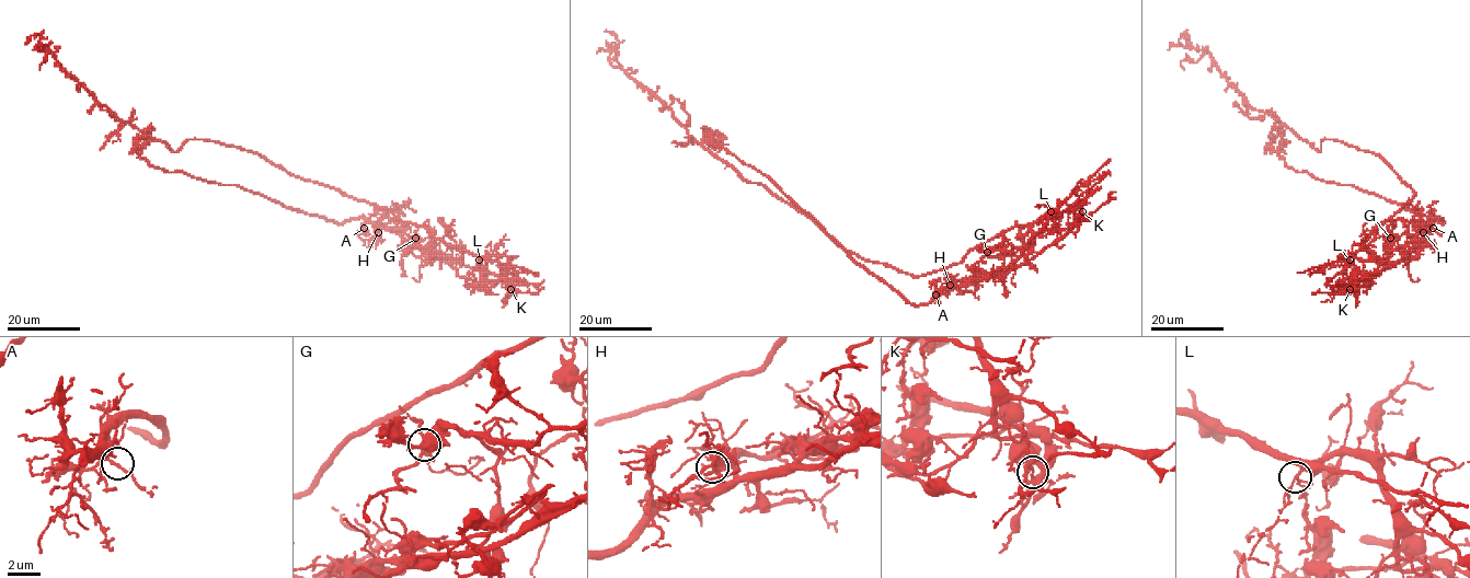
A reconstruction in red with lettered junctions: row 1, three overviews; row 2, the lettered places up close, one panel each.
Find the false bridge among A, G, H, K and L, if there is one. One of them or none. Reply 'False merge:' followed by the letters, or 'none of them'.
False merge: K

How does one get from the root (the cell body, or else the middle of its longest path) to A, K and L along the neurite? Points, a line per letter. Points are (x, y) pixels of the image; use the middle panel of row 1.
A: (978, 245), (1019, 226), (1029, 226), (1033, 235), (1033, 247), (1001, 272), (973, 285), (936, 295)
K: (978, 245), (1008, 229), (1030, 226), (1051, 211), (1065, 212), (1072, 206), (1076, 214), (1082, 211)
L: (978, 245), (1008, 229), (1030, 226), (1051, 211)

